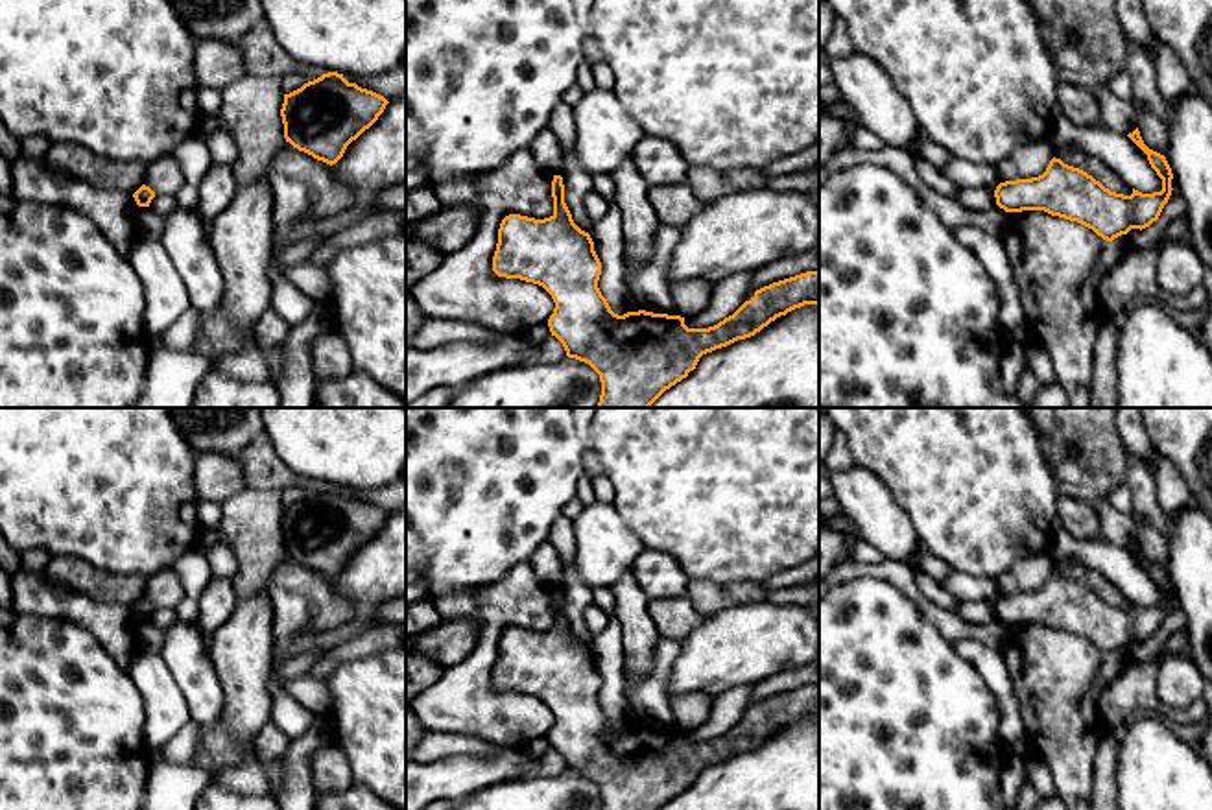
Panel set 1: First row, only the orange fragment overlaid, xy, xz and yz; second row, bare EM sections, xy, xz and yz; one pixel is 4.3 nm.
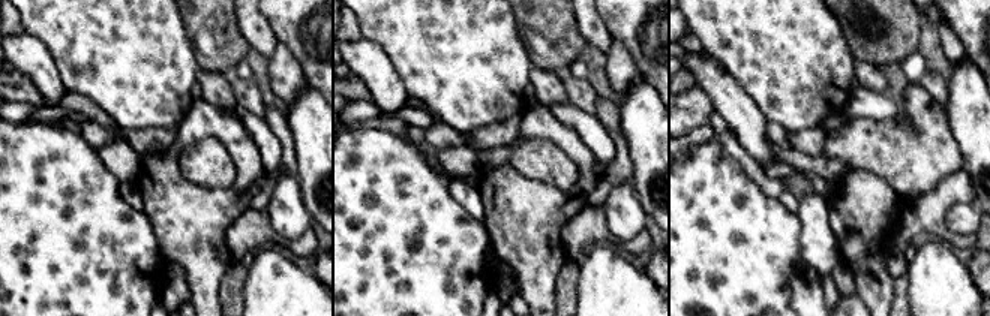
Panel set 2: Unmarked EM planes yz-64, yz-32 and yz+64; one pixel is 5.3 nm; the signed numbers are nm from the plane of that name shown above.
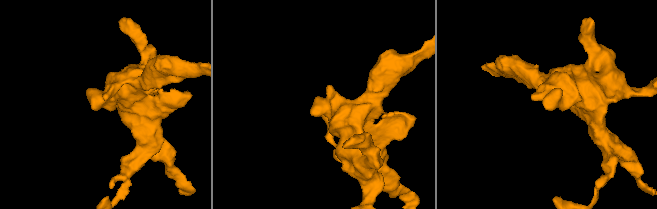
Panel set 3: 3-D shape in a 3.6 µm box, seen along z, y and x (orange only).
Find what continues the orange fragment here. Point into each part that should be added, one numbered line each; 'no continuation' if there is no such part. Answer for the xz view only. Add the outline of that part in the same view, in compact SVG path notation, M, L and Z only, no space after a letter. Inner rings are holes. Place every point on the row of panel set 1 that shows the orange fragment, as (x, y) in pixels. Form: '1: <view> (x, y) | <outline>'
no continuation

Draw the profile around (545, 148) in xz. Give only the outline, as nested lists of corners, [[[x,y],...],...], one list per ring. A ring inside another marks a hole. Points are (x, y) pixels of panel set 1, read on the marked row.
[[[544,127],[528,148],[535,162],[548,173],[553,173],[563,162],[563,151],[557,137]]]

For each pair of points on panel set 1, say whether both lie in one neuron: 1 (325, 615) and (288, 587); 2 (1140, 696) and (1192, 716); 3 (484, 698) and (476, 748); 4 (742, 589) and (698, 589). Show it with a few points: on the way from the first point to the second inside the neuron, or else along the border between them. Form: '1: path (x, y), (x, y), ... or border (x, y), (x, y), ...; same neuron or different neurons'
1: path (316, 606), (297, 595); same neuron
2: path (1153, 705), (1179, 716); same neuron
3: border (436, 731), (465, 733), (502, 748); different neurons
4: path (731, 593), (709, 593); same neuron

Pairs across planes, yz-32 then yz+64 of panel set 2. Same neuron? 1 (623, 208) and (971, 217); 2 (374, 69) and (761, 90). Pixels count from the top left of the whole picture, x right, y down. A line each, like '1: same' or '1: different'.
1: same
2: different

